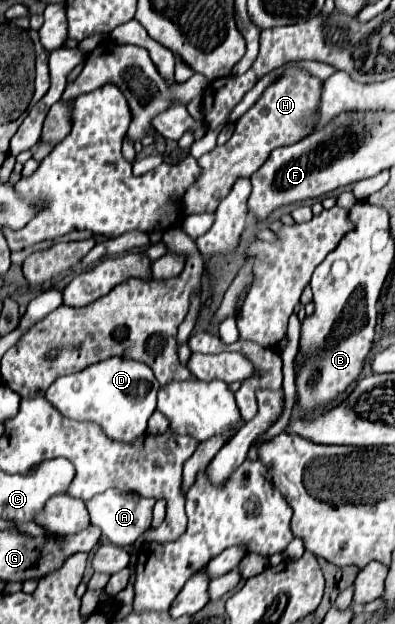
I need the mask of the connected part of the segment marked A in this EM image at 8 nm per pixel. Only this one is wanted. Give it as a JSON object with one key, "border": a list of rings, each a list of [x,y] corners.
{"border":[[[107,490],[95,498],[91,498],[87,504],[89,520],[93,526],[101,528],[103,536],[115,544],[115,546],[129,546],[135,544],[135,540],[151,528],[151,512],[155,502],[147,498],[137,498],[137,494],[125,494],[123,490]]]}

